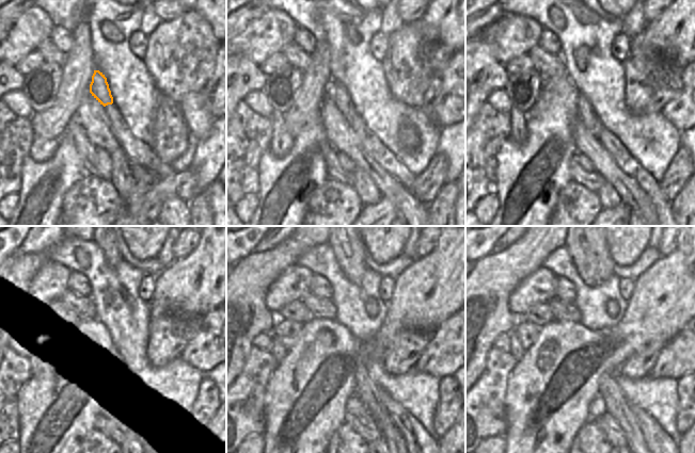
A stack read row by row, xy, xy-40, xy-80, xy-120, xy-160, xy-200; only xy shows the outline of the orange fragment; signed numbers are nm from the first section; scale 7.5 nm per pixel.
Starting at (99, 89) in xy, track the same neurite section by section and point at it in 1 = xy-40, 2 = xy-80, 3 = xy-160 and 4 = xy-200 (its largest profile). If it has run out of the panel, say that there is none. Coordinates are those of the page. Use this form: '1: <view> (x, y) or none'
1: xy-40 (338, 94)
2: xy-80 (586, 113)
3: xy-160 (368, 391)
4: xy-200 (616, 404)

